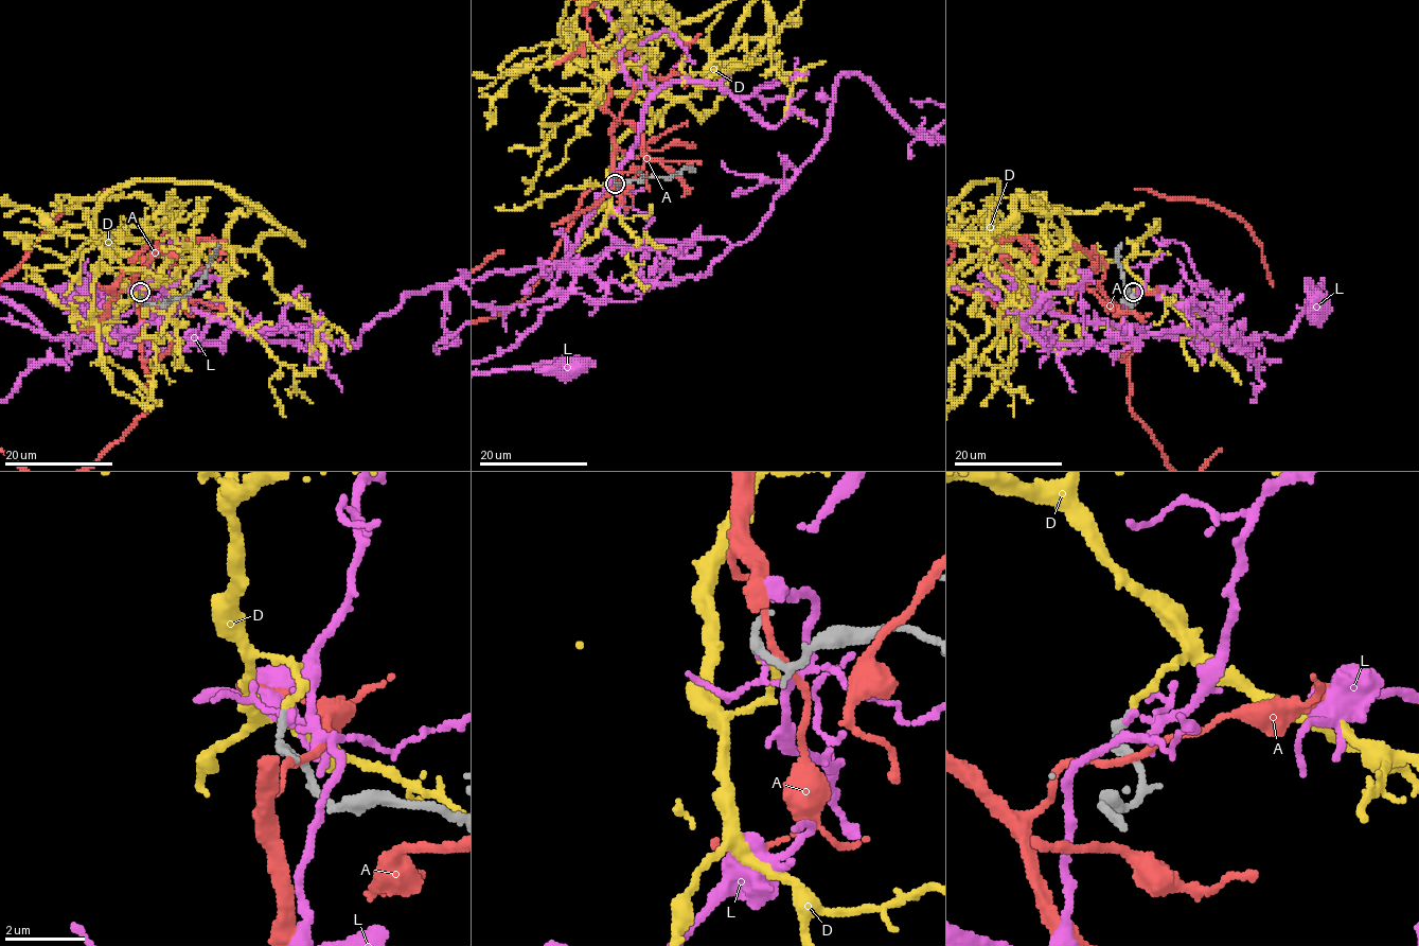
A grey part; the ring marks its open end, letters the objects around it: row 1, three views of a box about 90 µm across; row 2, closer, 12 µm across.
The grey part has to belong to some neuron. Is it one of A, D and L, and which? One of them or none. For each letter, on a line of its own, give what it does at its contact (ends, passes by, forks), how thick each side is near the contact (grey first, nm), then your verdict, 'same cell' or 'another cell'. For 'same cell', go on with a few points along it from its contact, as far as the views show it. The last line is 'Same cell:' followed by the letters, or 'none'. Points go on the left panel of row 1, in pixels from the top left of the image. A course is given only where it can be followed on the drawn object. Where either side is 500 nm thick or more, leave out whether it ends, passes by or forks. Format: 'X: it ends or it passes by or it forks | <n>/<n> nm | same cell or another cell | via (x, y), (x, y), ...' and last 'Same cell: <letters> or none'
A: it passes by | 160/160 nm | another cell
D: it ends | 120/170 nm | same cell
L: it passes by | 170/100 nm | another cell
Same cell: D

